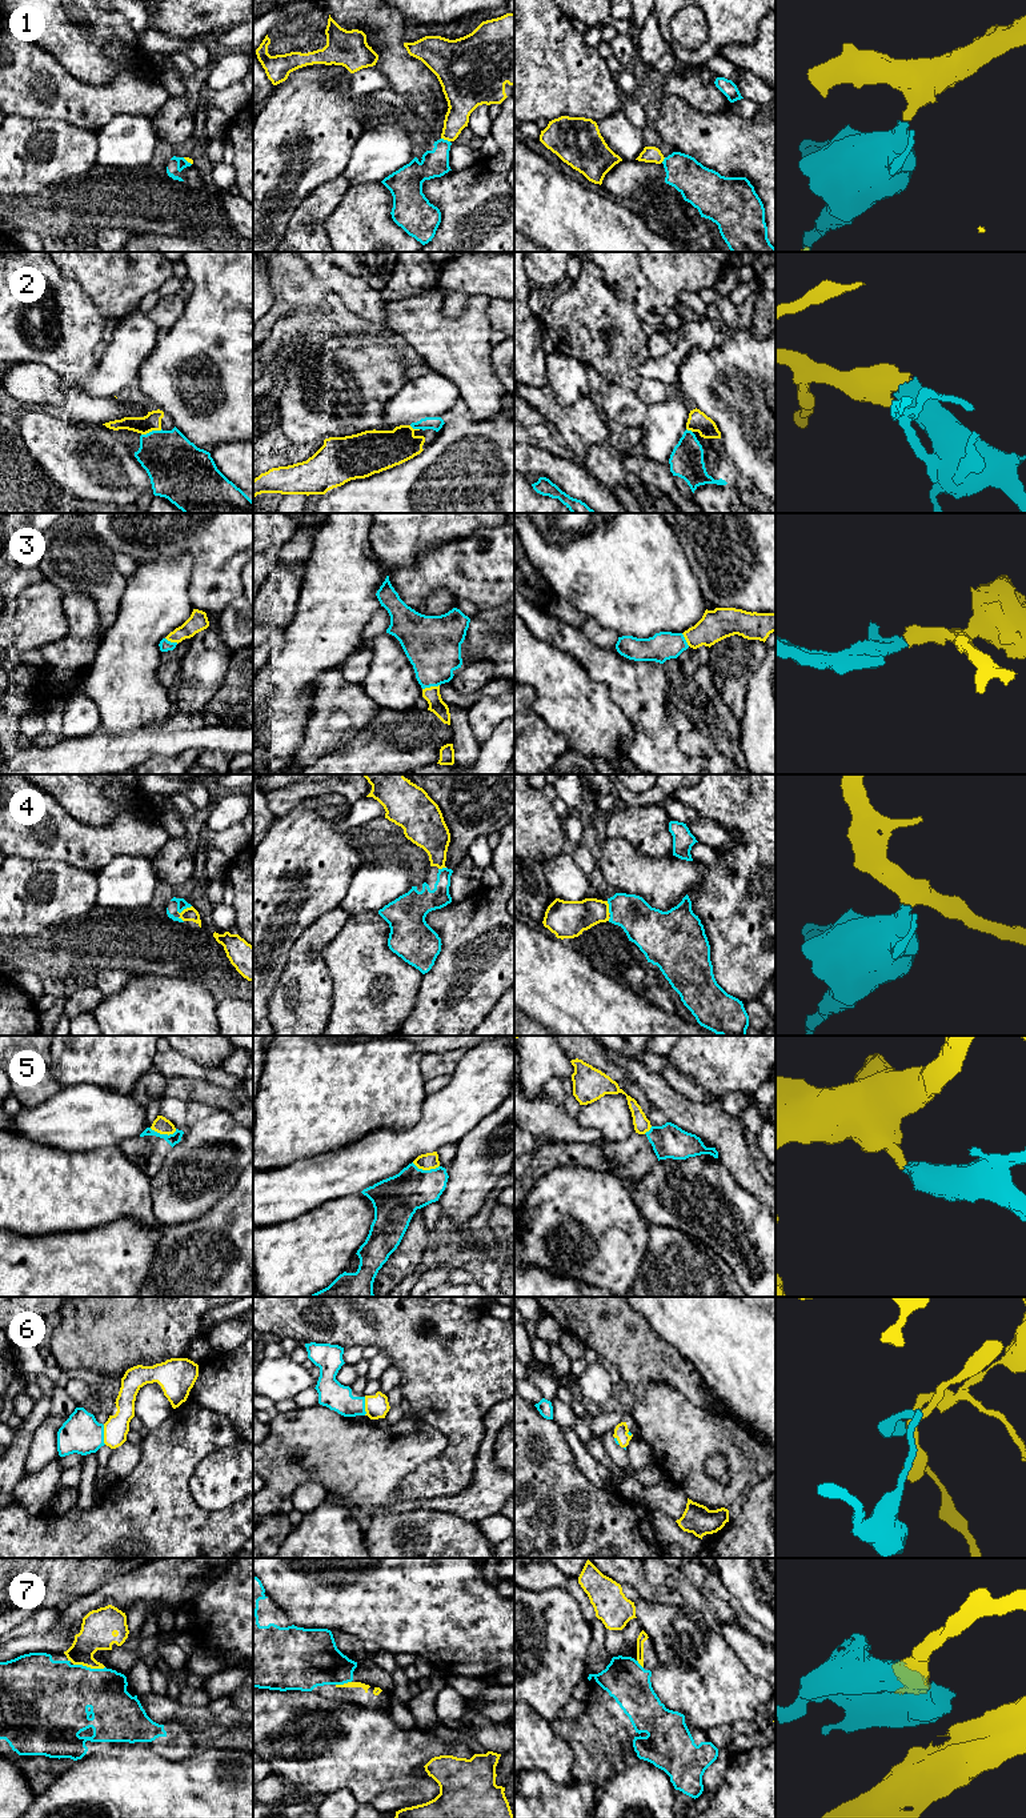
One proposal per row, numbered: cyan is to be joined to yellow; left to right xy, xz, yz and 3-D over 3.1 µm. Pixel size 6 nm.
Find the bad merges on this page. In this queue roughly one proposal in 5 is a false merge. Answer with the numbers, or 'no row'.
1, 5

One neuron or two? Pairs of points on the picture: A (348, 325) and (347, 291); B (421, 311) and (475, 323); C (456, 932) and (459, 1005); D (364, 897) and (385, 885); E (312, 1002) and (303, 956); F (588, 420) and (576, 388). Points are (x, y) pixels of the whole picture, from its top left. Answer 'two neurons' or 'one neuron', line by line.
A: two neurons
B: one neuron
C: one neuron
D: one neuron
E: one neuron
F: two neurons

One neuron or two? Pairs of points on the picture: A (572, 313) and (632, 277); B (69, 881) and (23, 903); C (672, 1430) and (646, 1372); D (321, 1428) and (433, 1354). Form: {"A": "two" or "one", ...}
{"A": "two", "B": "one", "C": "two", "D": "two"}

